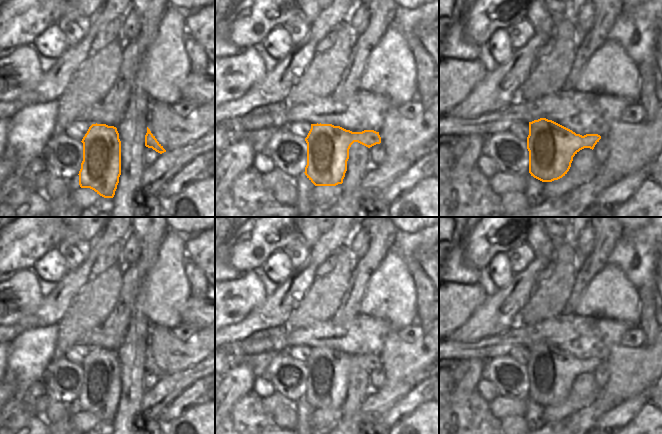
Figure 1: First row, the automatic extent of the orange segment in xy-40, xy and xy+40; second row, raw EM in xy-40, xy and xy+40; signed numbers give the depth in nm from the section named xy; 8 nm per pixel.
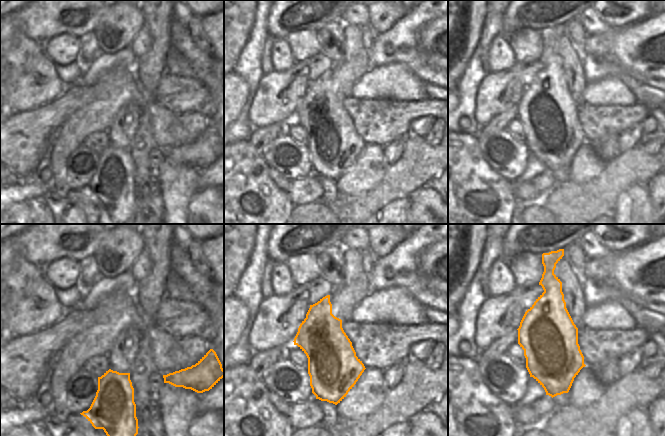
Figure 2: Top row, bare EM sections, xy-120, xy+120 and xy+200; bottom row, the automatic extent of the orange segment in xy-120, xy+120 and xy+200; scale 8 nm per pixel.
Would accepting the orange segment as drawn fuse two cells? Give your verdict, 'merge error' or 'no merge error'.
no merge error

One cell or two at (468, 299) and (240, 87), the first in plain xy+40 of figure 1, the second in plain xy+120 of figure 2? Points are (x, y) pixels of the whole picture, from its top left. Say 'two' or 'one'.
one

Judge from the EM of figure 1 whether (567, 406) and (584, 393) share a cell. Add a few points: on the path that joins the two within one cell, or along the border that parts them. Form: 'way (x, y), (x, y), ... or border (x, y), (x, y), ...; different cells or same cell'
way (571, 404), (580, 396); same cell

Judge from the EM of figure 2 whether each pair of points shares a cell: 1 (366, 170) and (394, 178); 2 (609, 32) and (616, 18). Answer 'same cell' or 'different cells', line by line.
1: different cells
2: different cells

